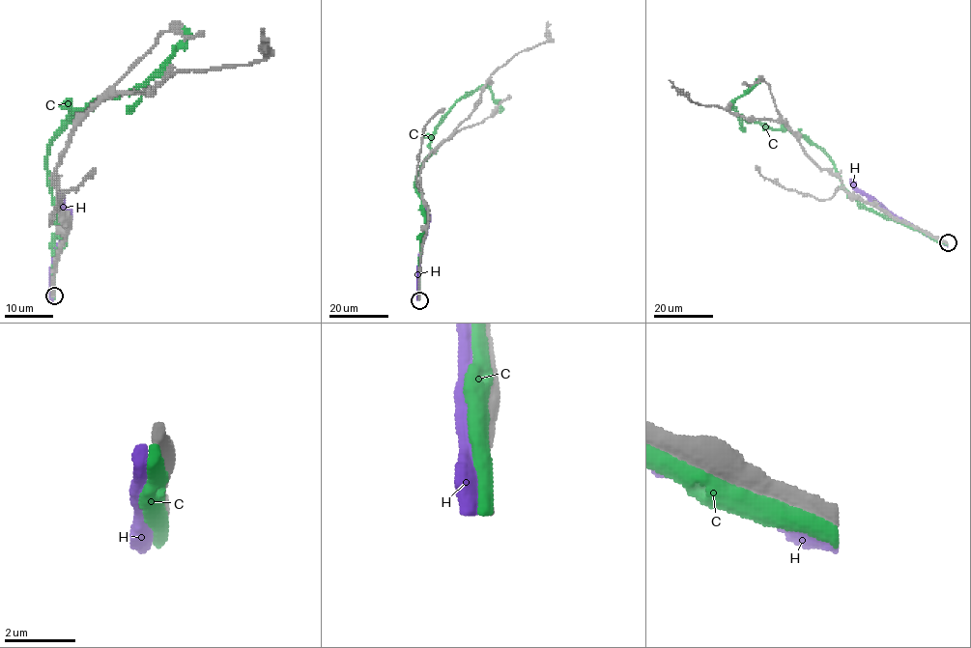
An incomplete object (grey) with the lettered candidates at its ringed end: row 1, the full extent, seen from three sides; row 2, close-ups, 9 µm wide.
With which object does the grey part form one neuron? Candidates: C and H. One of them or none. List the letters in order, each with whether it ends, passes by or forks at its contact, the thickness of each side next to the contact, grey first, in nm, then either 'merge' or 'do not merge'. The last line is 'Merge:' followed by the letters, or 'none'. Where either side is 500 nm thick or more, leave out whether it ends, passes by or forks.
C: 400/500 nm | do not merge
H: 500/700 nm | do not merge
Merge: none

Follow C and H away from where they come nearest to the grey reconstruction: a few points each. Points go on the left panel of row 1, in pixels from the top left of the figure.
C: (53, 293), (53, 257), (63, 231), (47, 146), (71, 111), (148, 82), (188, 36), (182, 28)
H: (52, 295), (52, 258), (68, 217), (57, 192)

